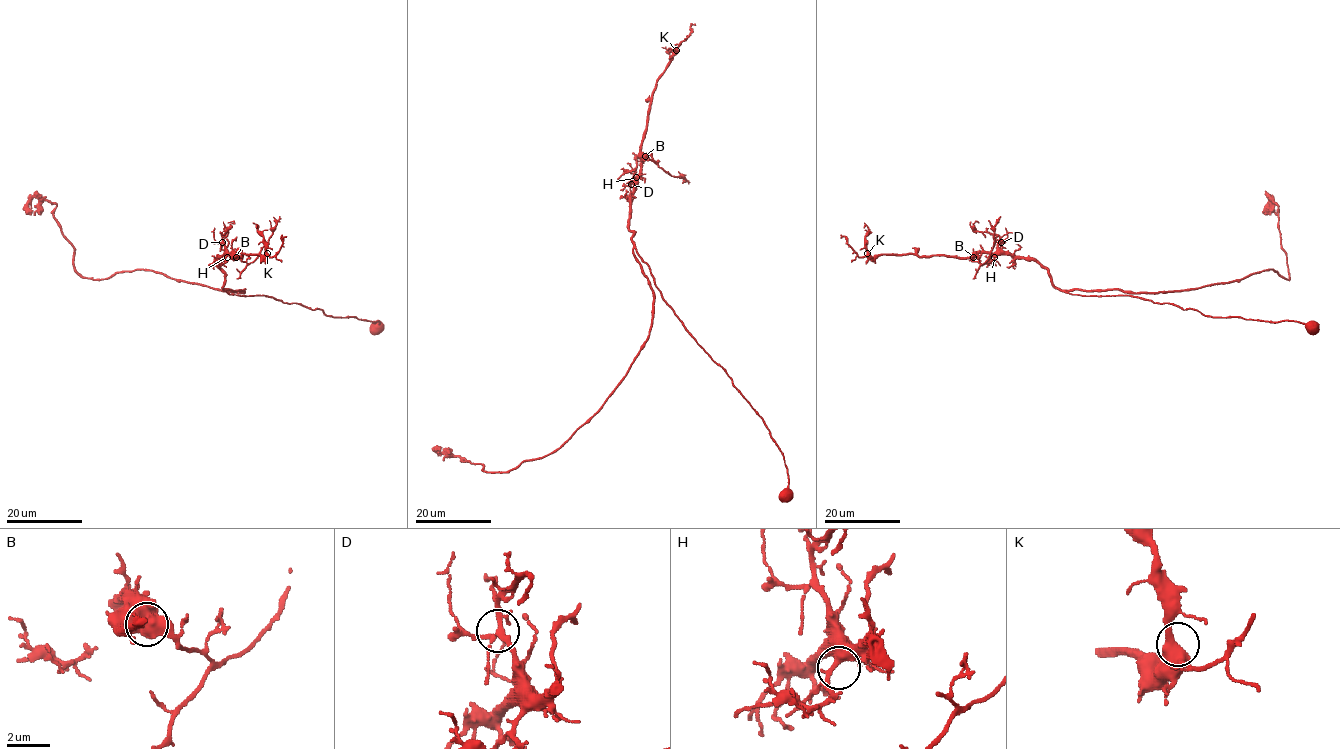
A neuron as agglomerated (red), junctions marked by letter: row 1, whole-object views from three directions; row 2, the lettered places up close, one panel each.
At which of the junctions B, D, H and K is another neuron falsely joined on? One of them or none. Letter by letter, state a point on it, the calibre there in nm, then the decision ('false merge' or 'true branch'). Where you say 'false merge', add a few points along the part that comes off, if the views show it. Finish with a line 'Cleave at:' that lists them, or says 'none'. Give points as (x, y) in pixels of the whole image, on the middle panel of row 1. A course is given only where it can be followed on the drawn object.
B: at (645, 156); 600 nm thick; false merge; foreign part runs (645, 156), (650, 155), (658, 166), (670, 174), (684, 177), (688, 184)
D: at (631, 184); 240 nm thick; true branch
H: at (636, 177); 360 nm thick; true branch
K: at (676, 50); 420 nm thick; true branch
Cleave at: B

